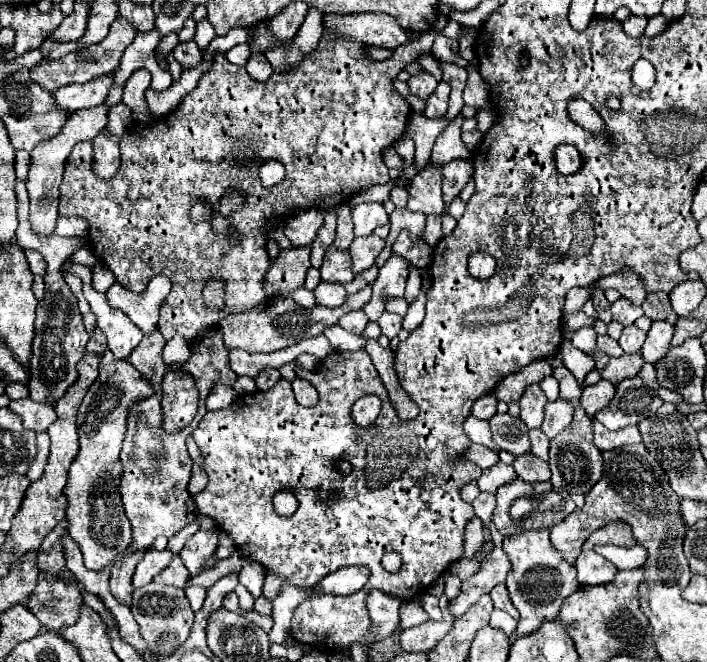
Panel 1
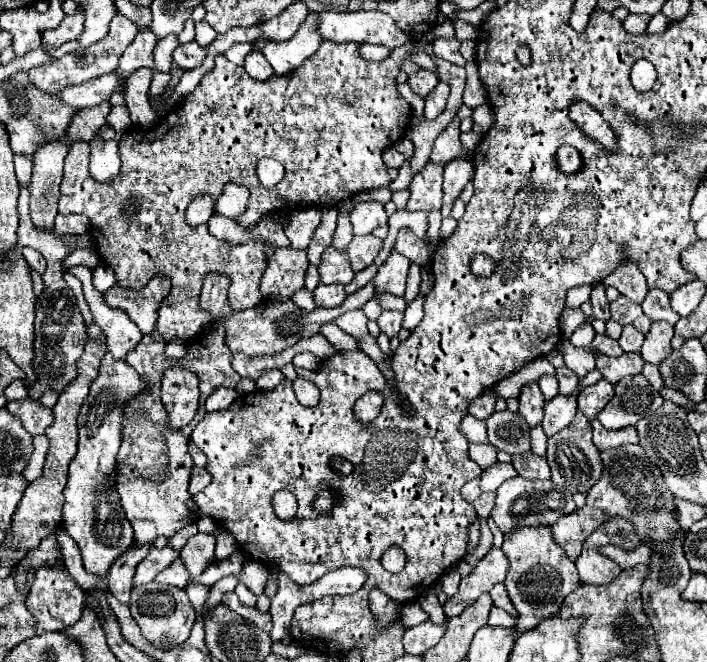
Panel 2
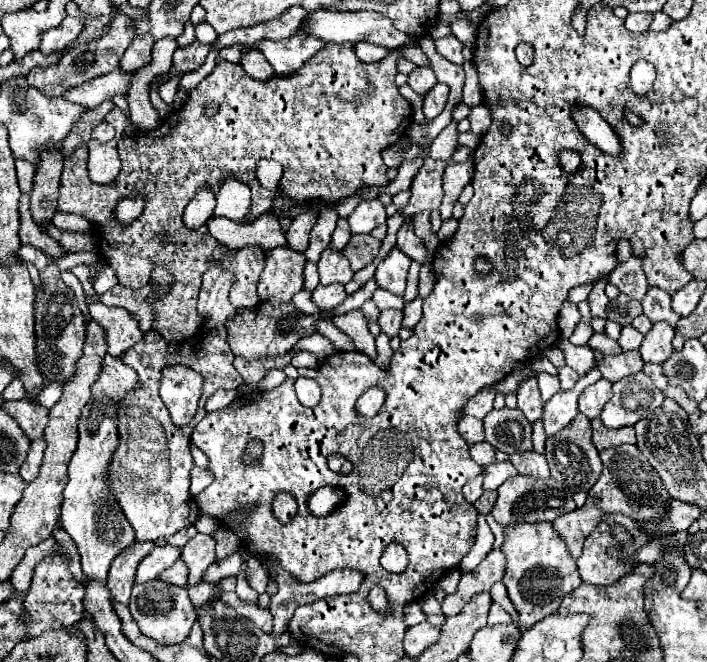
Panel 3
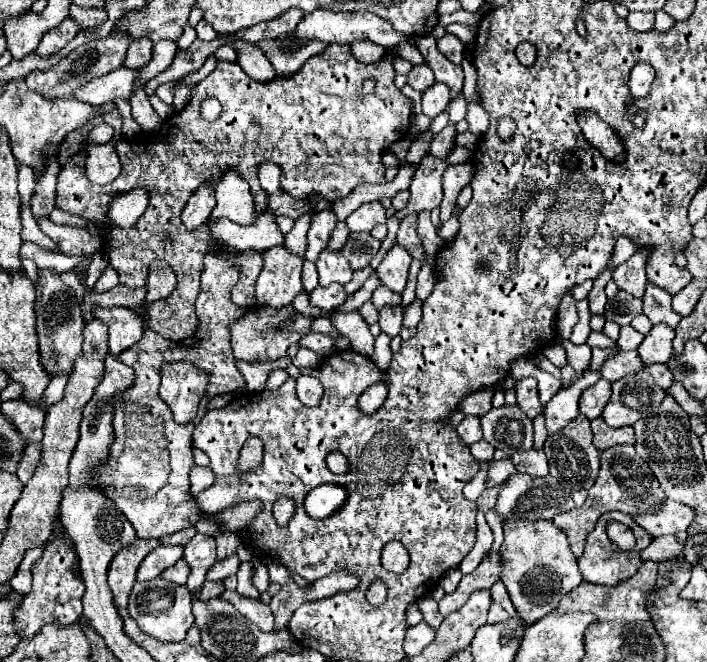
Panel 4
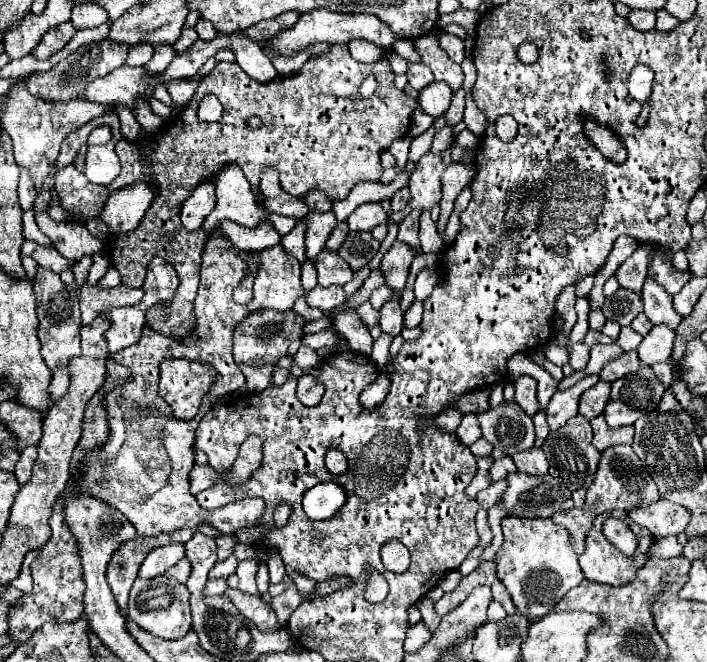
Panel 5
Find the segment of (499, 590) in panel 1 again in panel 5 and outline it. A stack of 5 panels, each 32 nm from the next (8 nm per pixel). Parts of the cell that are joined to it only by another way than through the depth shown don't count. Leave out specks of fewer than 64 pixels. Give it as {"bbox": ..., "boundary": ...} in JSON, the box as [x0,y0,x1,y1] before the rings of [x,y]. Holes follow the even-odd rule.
{"bbox":[492,582,516,614],"boundary":[[[494,582],[494,584],[492,584],[492,598],[498,600],[508,614],[514,614],[514,612],[516,612],[516,606],[514,606],[514,602],[510,600],[510,594],[508,594],[508,590],[504,588],[502,582]]]}

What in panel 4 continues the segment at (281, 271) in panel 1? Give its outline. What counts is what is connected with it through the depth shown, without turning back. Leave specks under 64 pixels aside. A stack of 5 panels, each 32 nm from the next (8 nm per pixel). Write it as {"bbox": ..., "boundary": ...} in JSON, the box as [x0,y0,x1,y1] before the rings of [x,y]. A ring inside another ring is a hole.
{"bbox":[256,246,302,308],"boundary":[[[274,246],[264,250],[264,266],[256,280],[256,304],[286,308],[292,304],[296,294],[300,294],[302,282],[302,260],[290,254],[284,246]]]}

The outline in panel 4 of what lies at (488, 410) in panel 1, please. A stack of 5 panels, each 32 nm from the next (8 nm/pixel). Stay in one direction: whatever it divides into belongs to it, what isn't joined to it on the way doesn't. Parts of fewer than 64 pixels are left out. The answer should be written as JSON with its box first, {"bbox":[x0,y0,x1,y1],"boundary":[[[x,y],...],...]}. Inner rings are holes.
{"bbox":[460,388,494,416],"boundary":[[[482,388],[474,394],[468,394],[460,402],[460,412],[462,414],[474,414],[474,416],[486,414],[492,408],[492,394],[494,394],[494,388]]]}

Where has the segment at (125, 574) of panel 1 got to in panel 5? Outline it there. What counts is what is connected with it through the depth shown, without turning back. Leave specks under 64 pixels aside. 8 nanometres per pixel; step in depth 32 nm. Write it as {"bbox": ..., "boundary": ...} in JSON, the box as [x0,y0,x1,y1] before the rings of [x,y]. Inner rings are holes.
{"bbox":[106,530,194,612],"boundary":[[[176,530],[170,534],[158,534],[158,536],[136,536],[134,540],[128,540],[120,544],[120,548],[112,554],[112,560],[108,562],[106,578],[112,588],[112,594],[120,606],[122,612],[128,610],[128,594],[130,588],[138,576],[138,568],[148,556],[150,550],[170,544],[170,542],[188,542],[192,538],[194,530]]]}

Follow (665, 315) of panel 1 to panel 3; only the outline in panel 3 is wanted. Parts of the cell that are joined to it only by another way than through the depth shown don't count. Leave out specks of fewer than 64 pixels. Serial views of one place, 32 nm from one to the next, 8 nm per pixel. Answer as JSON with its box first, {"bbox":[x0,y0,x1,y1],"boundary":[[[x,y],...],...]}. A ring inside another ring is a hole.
{"bbox":[644,288,680,326],"boundary":[[[648,288],[644,300],[644,314],[652,320],[652,322],[668,322],[670,326],[676,326],[676,322],[680,320],[680,316],[676,316],[676,312],[670,308],[670,294],[664,292],[662,288]]]}

